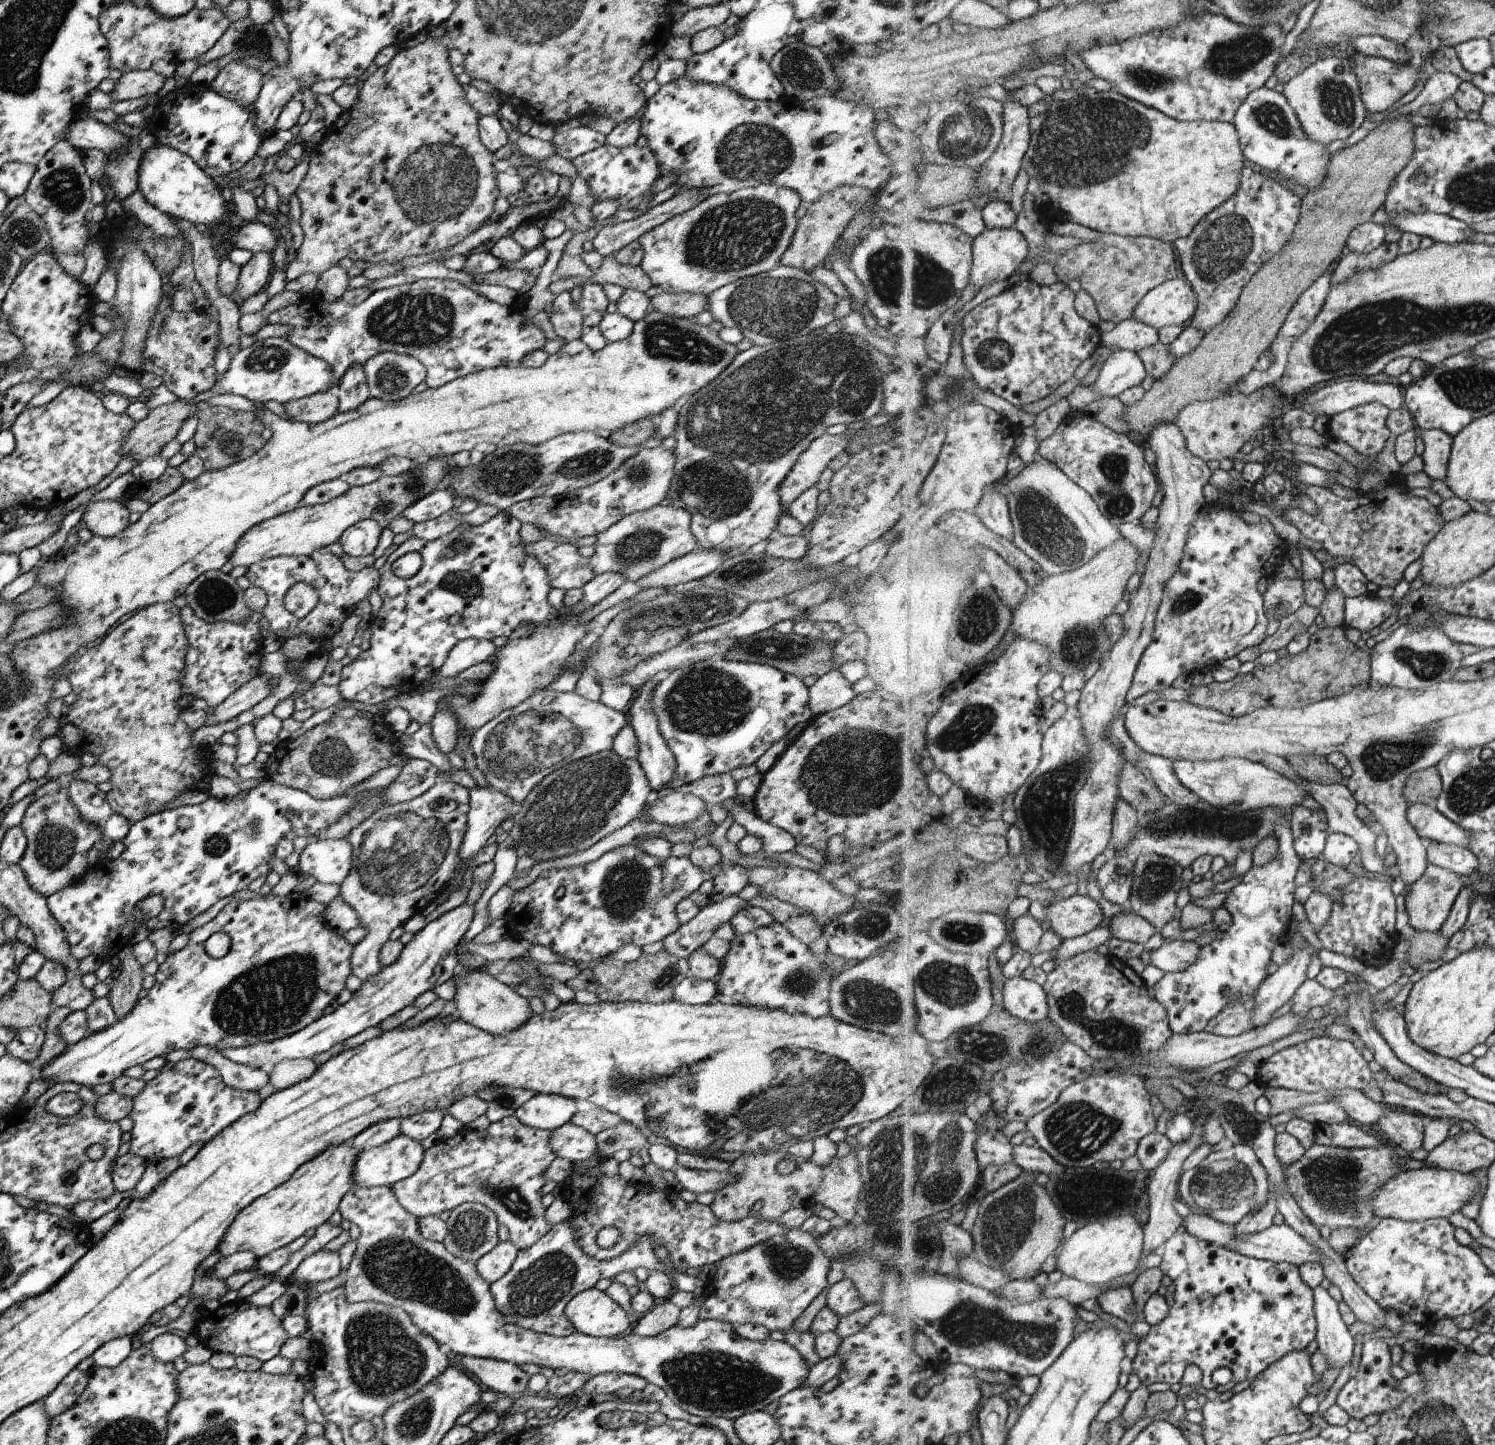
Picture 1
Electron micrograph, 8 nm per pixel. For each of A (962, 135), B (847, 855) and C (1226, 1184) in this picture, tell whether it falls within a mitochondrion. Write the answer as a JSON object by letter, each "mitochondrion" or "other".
{"A":"mitochondrion","B":"other","C":"mitochondrion"}

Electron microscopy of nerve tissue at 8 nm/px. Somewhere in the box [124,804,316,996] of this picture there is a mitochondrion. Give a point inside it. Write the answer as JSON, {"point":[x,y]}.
{"point":[216,844]}

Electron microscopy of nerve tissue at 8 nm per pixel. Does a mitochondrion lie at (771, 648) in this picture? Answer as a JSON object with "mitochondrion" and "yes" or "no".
{"mitochondrion":"yes"}

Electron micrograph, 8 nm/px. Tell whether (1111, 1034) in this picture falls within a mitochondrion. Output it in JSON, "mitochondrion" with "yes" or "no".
{"mitochondrion":"yes"}

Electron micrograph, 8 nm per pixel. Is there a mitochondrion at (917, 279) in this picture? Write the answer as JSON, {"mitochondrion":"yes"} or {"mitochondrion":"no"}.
{"mitochondrion":"yes"}

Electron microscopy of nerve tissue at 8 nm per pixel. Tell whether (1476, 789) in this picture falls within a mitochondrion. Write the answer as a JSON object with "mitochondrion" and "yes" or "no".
{"mitochondrion":"yes"}

